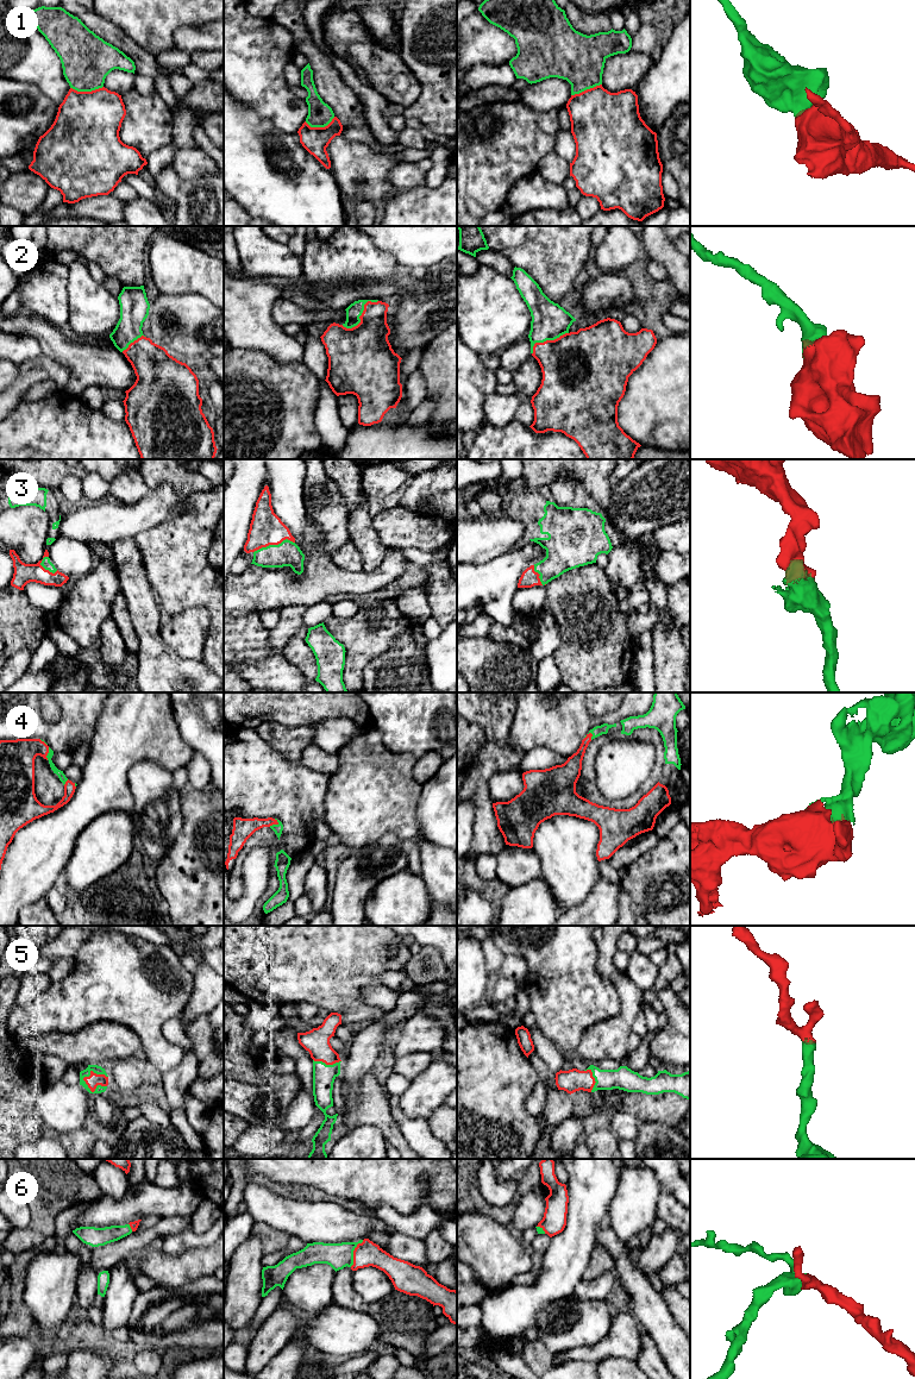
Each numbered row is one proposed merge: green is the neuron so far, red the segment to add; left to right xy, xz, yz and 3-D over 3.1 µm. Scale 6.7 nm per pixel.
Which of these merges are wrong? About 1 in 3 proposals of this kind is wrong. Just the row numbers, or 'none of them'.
1

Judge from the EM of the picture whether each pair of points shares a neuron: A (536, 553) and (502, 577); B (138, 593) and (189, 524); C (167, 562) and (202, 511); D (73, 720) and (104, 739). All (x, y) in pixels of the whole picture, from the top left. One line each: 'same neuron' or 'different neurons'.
A: same neuron
B: different neurons
C: same neuron
D: different neurons

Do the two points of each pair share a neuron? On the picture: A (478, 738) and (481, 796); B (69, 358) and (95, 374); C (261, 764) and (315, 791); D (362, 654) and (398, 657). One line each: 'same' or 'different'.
A: different
B: same
C: same
D: different

